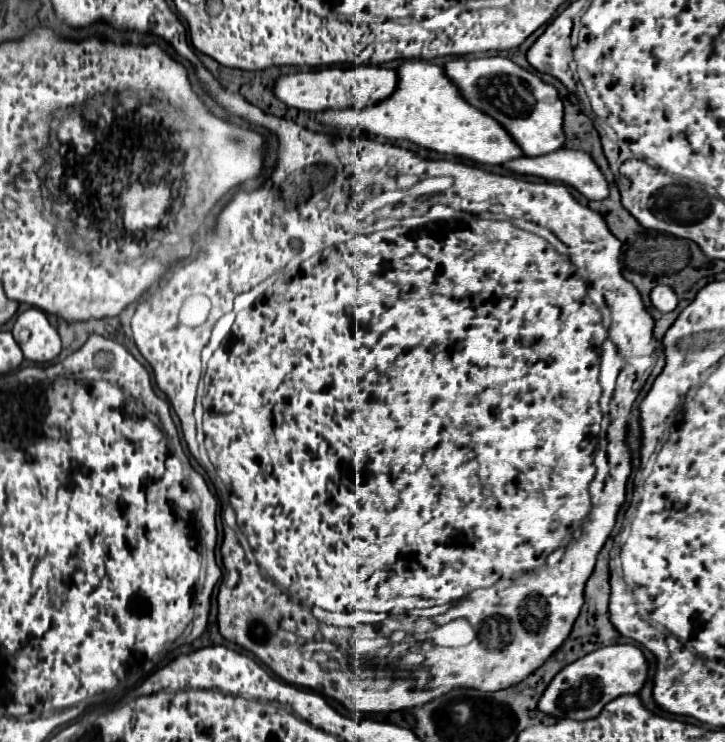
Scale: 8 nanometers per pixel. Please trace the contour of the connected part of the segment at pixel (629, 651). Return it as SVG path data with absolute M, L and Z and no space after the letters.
M614 644L606 648L598 648L576 662L562 668L544 694L538 700L538 708L554 718L574 718L574 720L588 720L600 714L600 710L614 698L622 694L636 694L640 692L644 680L648 676L648 662L640 648L632 644Z

